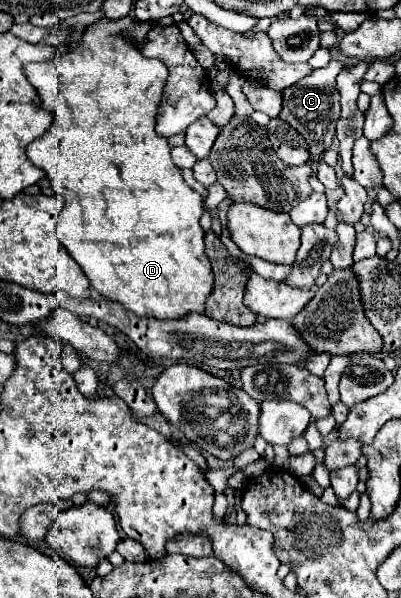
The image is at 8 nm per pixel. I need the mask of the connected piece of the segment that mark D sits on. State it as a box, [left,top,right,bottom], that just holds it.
[24,17,214,321]

